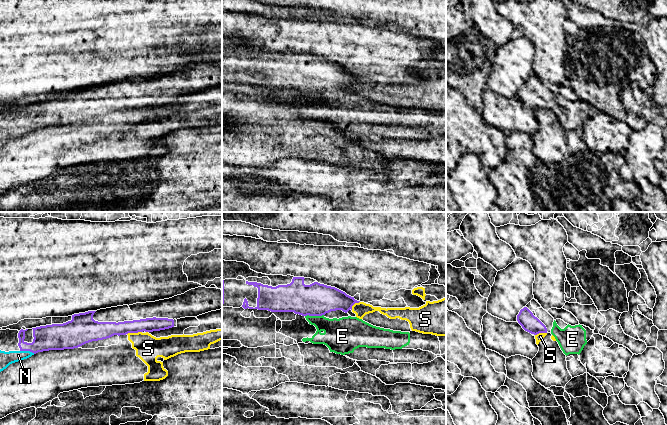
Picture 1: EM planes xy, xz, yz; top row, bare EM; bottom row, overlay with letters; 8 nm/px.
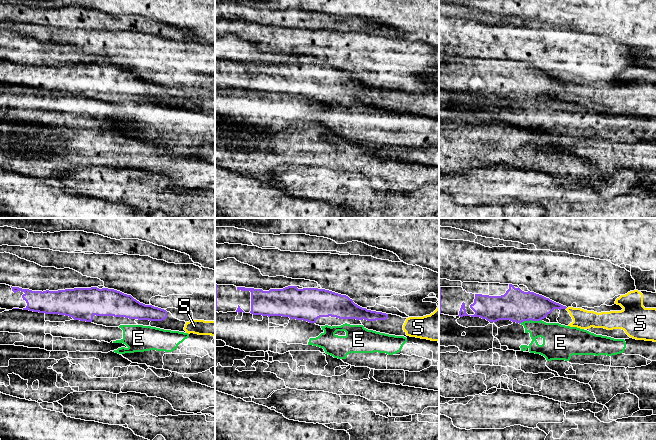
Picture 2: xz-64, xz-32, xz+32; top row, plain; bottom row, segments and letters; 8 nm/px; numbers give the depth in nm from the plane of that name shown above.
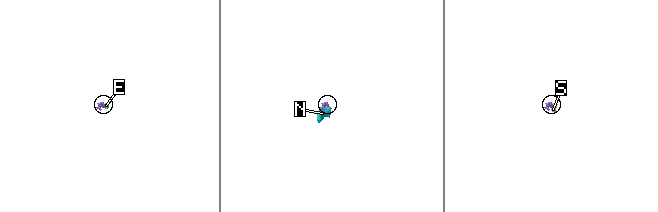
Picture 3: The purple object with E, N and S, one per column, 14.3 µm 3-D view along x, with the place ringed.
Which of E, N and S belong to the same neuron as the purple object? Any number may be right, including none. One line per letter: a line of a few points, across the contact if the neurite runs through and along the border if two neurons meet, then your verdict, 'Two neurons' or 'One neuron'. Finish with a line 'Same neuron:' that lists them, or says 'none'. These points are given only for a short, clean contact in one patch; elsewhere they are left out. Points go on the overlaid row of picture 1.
E: Line: xz (316, 299), (314, 301), (314, 315), (338, 335). One neuron
N: One neuron
S: Line: xy (141, 331), (127, 334). Two neurons
Same neuron: E, N

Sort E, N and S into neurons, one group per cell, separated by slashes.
E N / S

